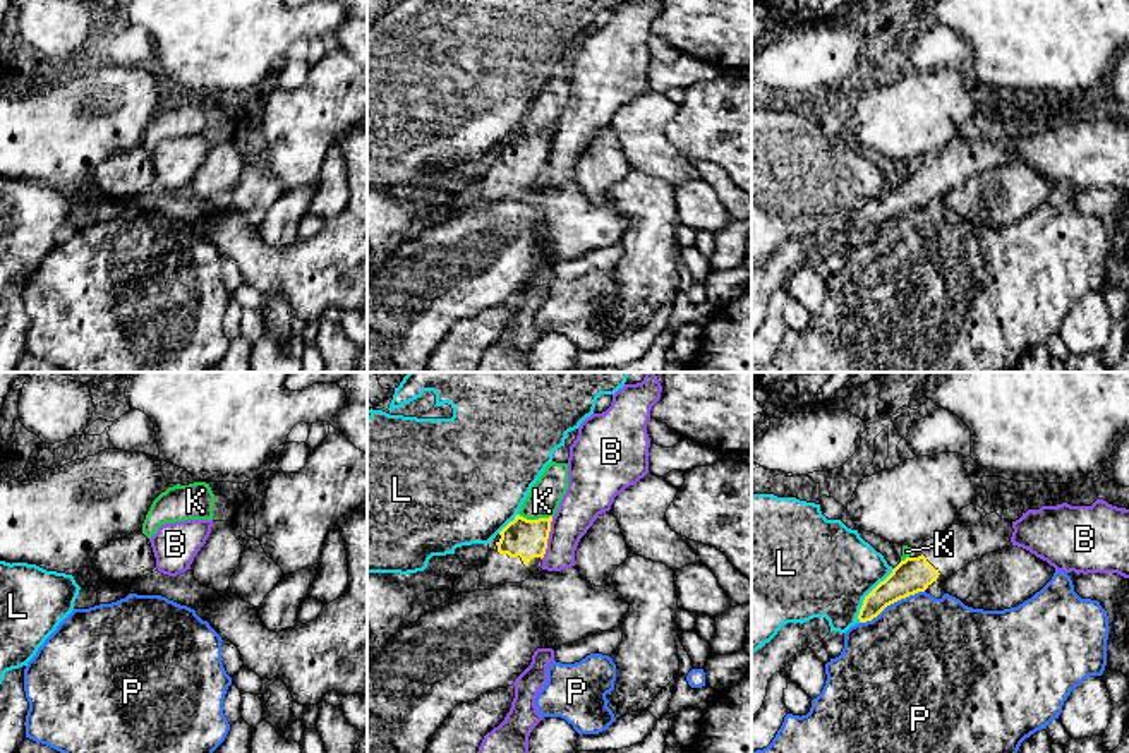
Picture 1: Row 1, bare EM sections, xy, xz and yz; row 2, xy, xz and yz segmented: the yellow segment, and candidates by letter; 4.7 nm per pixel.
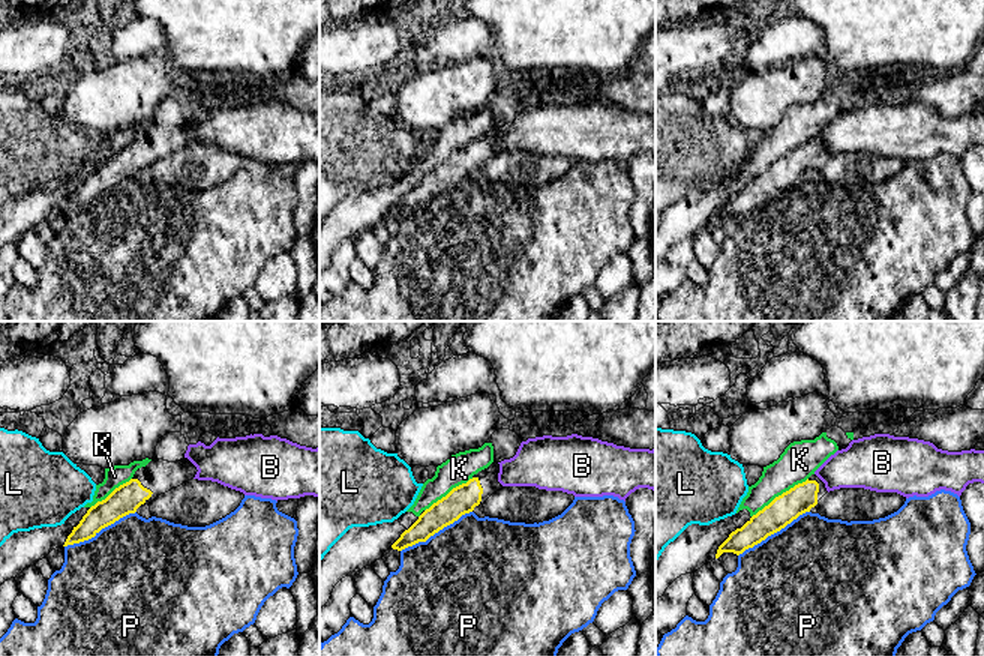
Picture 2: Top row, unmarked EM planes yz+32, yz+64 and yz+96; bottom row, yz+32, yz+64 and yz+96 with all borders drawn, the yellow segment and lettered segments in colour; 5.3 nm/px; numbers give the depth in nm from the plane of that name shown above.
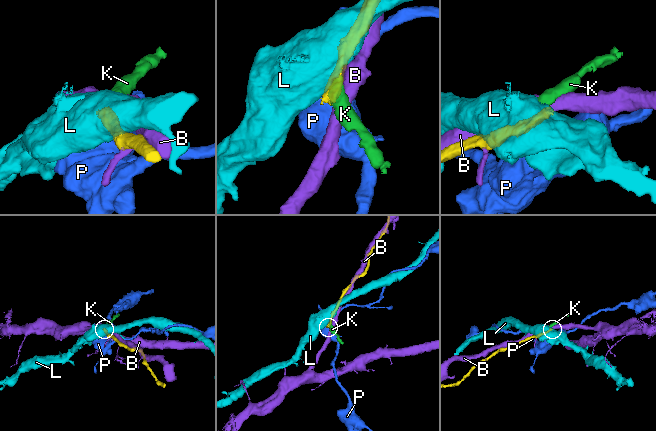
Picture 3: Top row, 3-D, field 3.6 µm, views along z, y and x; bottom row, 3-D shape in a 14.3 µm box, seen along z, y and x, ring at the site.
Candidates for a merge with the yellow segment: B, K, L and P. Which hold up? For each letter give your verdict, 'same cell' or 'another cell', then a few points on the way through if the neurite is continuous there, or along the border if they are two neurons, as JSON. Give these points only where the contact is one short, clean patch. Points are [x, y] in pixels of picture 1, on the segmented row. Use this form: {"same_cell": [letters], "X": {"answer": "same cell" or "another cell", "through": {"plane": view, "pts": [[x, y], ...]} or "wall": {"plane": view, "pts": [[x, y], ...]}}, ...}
{"same_cell": [], "B": {"answer": "another cell"}, "K": {"answer": "another cell", "wall": {"plane": "xz", "pts": [[519, 513], [527, 518], [551, 517]]}}, "L": {"answer": "another cell"}, "P": {"answer": "another cell", "wall": {"plane": "yz", "pts": [[923, 590], [887, 604], [875, 616], [860, 623]]}}}

